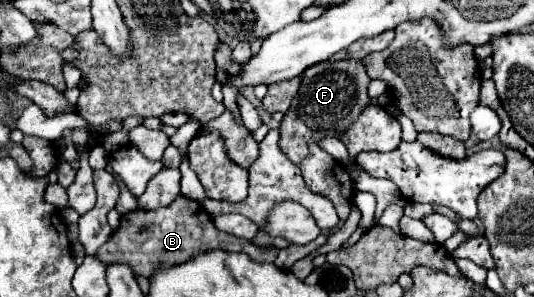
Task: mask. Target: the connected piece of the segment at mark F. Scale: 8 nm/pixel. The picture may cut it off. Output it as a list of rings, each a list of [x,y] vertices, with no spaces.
[[[348,58],[348,60],[326,60],[322,64],[314,64],[302,74],[300,90],[280,124],[280,146],[284,154],[302,170],[304,182],[312,192],[332,200],[342,222],[348,218],[352,208],[354,182],[348,170],[336,158],[332,158],[328,152],[322,150],[320,140],[326,136],[340,140],[346,128],[350,128],[350,124],[358,120],[362,110],[370,104],[368,84],[370,78],[366,76],[362,60]]]

